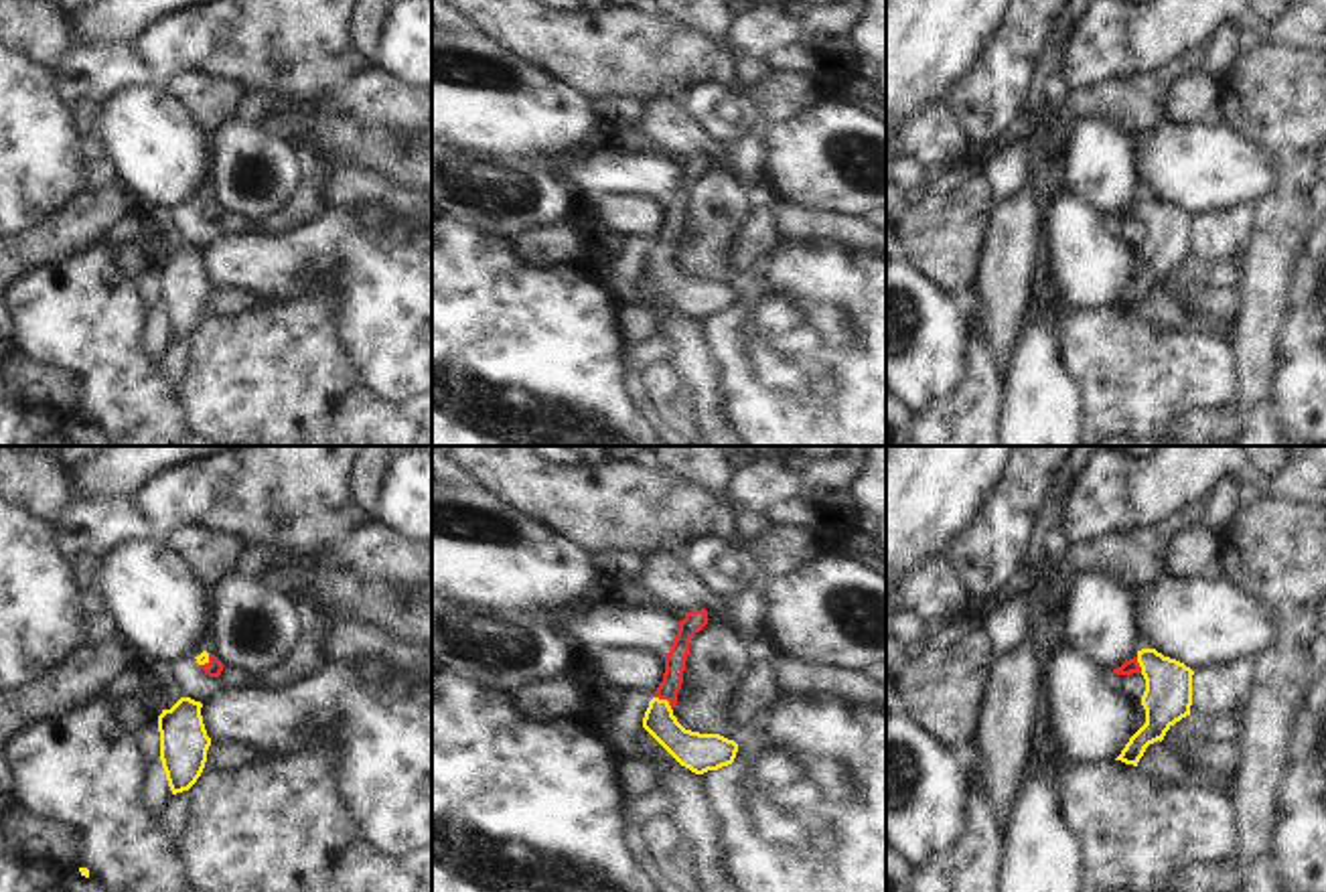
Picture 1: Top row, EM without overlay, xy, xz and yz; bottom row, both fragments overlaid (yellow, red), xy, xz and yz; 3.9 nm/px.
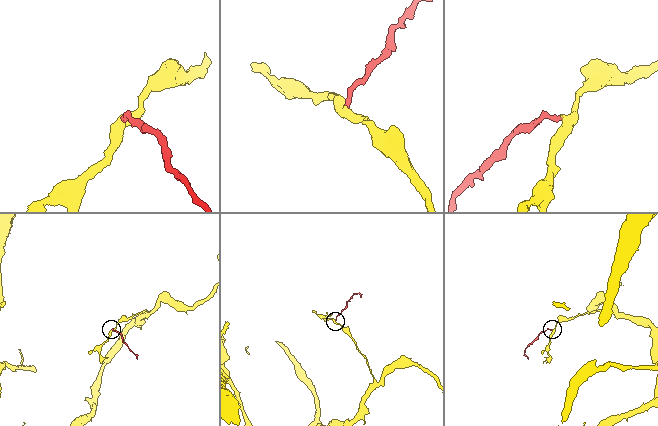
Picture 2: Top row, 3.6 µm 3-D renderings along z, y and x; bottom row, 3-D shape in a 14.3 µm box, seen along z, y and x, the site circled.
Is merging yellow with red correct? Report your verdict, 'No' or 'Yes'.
Yes.

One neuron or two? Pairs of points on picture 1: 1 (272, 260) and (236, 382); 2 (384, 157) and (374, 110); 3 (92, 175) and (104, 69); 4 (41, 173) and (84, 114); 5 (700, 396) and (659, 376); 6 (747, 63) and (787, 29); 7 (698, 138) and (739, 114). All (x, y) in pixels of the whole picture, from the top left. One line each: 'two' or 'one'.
1: two
2: two
3: one
4: two
5: two
6: two
7: two

